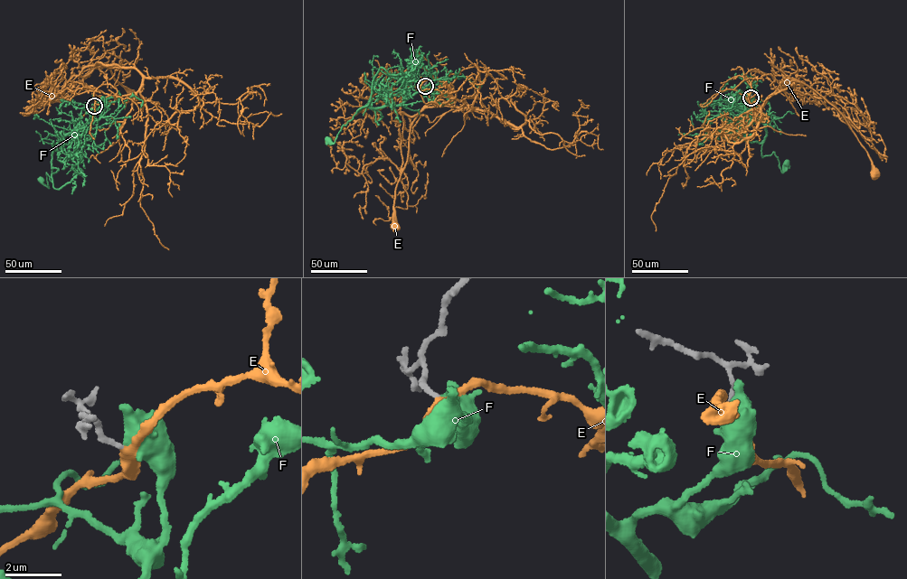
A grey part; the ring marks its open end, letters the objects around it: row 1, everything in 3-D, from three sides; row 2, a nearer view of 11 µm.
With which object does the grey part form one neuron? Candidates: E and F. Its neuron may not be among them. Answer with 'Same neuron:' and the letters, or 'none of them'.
Same neuron: F

